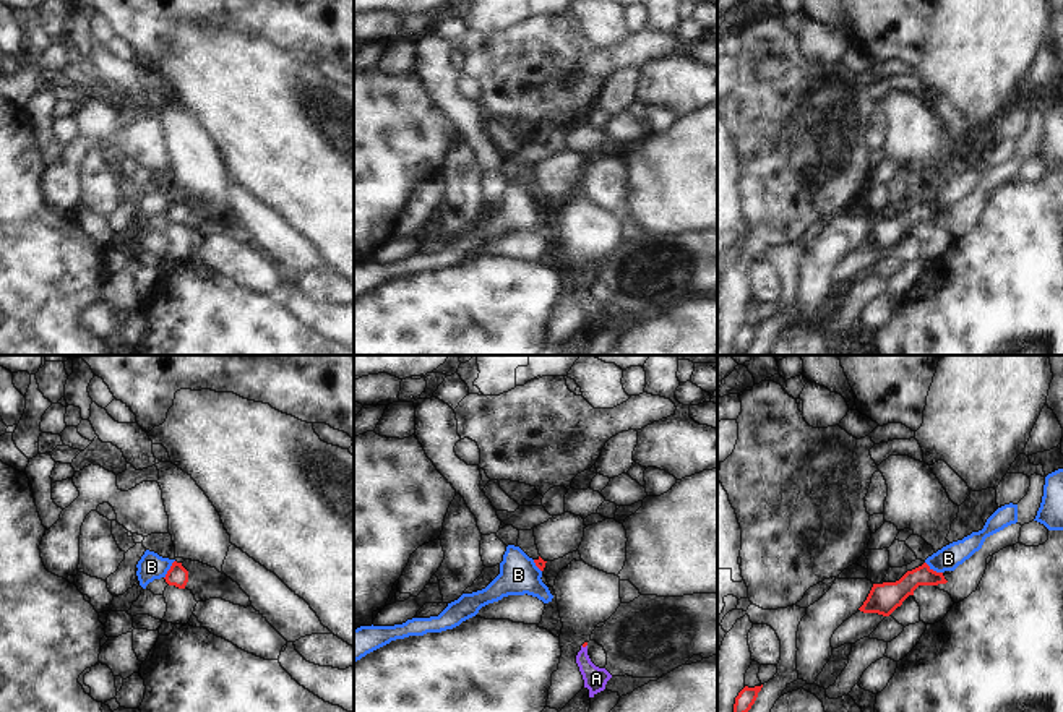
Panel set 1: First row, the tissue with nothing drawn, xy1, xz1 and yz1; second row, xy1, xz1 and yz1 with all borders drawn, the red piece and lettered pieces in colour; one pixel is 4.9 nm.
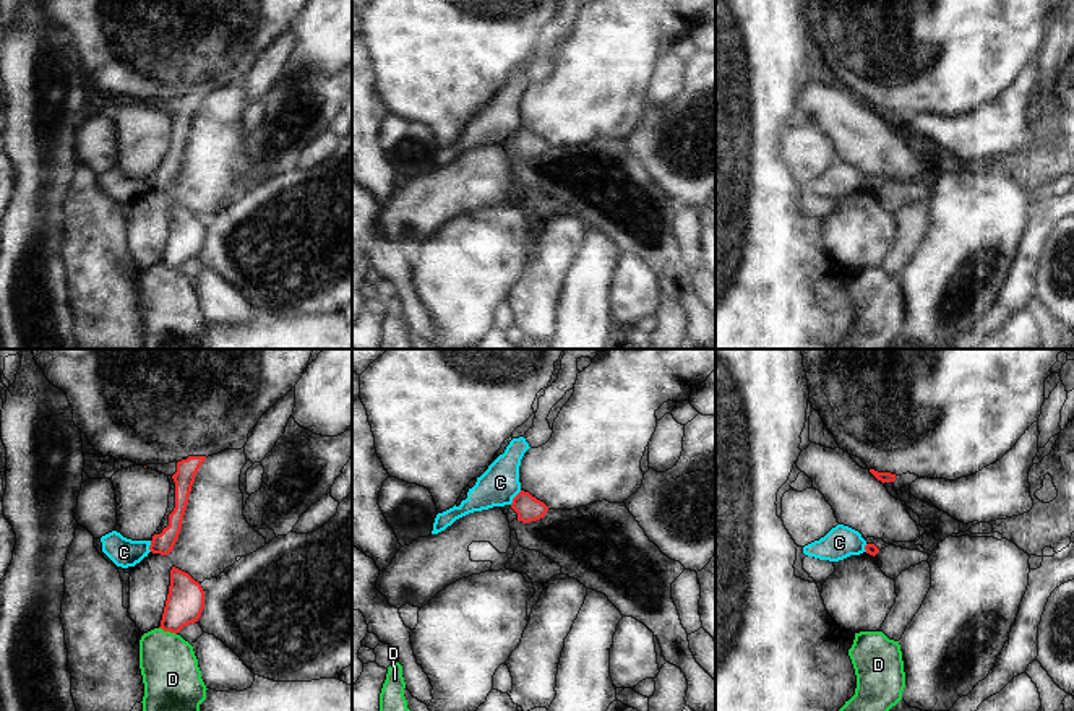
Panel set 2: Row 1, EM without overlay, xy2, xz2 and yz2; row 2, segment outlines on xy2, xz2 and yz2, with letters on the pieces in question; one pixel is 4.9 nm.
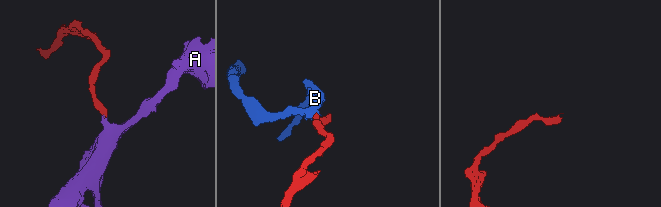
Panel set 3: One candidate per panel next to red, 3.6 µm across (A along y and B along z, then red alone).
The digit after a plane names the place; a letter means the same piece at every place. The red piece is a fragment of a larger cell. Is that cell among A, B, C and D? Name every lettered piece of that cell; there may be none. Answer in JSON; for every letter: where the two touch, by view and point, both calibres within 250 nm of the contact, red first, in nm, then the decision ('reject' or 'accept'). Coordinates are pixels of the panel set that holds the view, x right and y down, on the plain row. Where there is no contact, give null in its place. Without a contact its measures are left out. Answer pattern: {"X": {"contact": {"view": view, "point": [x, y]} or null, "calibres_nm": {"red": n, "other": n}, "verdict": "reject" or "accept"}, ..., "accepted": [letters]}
{"A": {"contact": {"view": "xz1", "point": [583, 283]}, "calibres_nm": {"red": 20, "other": 120}, "verdict": "accept"}, "B": {"contact": {"view": "yz1", "point": [932, 206]}, "calibres_nm": {"red": 140, "other": 120}, "verdict": "reject"}, "C": {"contact": {"view": "xz2", "point": [515, 133]}, "calibres_nm": {"red": 120, "other": 190}, "verdict": "reject"}, "D": {"contact": {"view": "xy2", "point": [167, 267]}, "calibres_nm": {"red": 190, "other": 280}, "verdict": "reject"}, "accepted": ["A"]}

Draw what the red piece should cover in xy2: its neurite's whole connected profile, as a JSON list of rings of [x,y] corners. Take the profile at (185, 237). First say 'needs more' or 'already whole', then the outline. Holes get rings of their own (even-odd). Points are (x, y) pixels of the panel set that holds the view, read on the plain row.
already whole; [[[172,203],[170,222],[161,256],[164,268],[178,269],[183,263],[198,258],[204,245],[204,227],[188,209]]]

